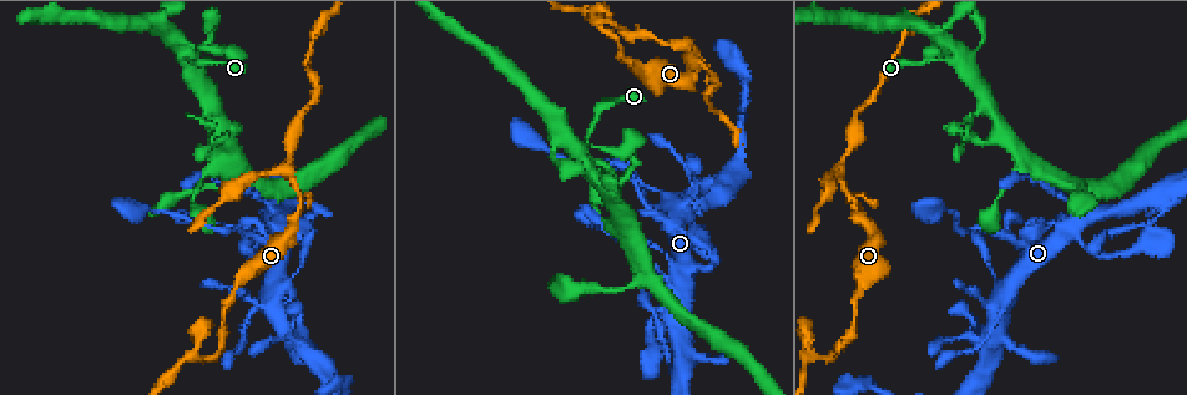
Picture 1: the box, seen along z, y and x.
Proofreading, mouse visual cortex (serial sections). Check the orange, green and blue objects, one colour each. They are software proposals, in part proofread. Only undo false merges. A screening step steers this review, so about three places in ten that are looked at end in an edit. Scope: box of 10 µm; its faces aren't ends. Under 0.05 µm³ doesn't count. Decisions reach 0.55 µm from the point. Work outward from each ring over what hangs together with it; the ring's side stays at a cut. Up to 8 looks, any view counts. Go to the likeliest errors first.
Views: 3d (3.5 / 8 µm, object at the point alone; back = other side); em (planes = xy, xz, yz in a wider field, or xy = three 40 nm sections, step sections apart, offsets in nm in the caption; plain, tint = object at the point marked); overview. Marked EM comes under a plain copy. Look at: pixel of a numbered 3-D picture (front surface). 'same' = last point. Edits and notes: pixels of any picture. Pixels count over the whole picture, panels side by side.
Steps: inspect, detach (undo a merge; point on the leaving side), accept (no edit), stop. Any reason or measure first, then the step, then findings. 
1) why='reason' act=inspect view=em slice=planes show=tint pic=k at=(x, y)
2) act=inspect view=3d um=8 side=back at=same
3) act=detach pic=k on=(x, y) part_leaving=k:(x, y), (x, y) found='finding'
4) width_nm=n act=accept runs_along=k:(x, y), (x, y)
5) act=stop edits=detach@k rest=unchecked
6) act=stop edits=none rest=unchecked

why='thick turns thin' act=inspect view=3d um=3.5 pic=1 at=(261, 202)

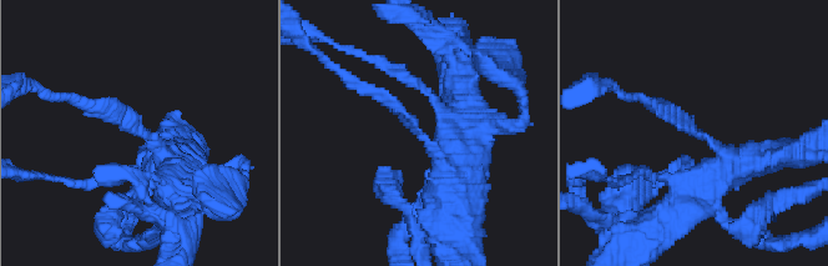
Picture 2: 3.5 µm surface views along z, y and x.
arm_widths_nm=200,450 act=inspect view=em slice=xy step=2 show=tint pic=2 at=(419, 134)

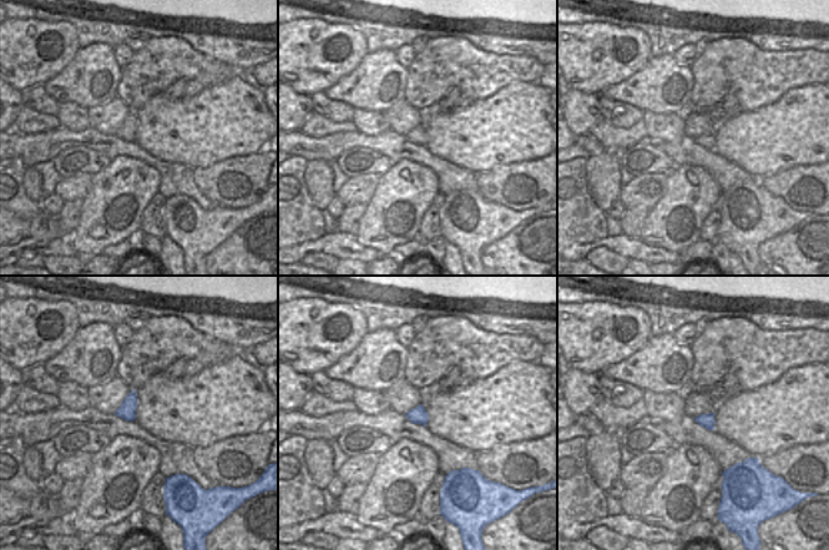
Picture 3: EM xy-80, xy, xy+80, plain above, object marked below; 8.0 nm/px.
width_nm=140 act=accept runs_along=2:(178, 176), (136, 123), (82, 104) found='one cell here'

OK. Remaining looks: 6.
why='thin neck' act=inspect view=3d um=8 side=back pic=1 at=(288, 174)

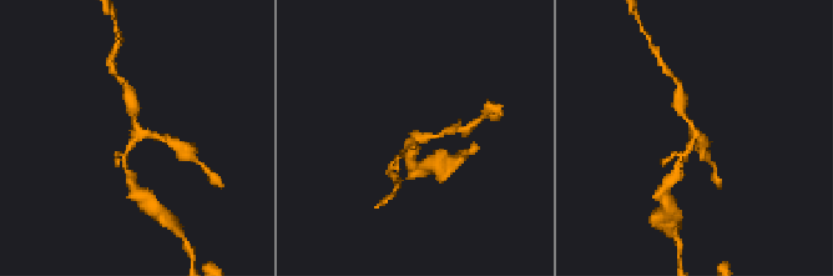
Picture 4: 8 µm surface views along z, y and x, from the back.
why='zoom in' act=inspect view=3d um=3.5 at=same

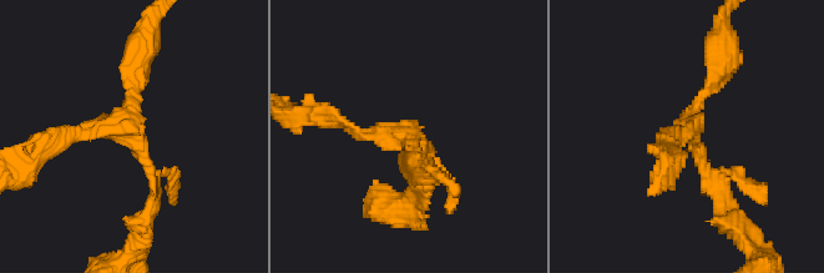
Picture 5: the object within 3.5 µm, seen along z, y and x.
arms=3 arm_widths_nm=150,150,200 why='now the EM' act=inspect view=em slice=xy step=5 show=tint pic=5 at=(124, 131)

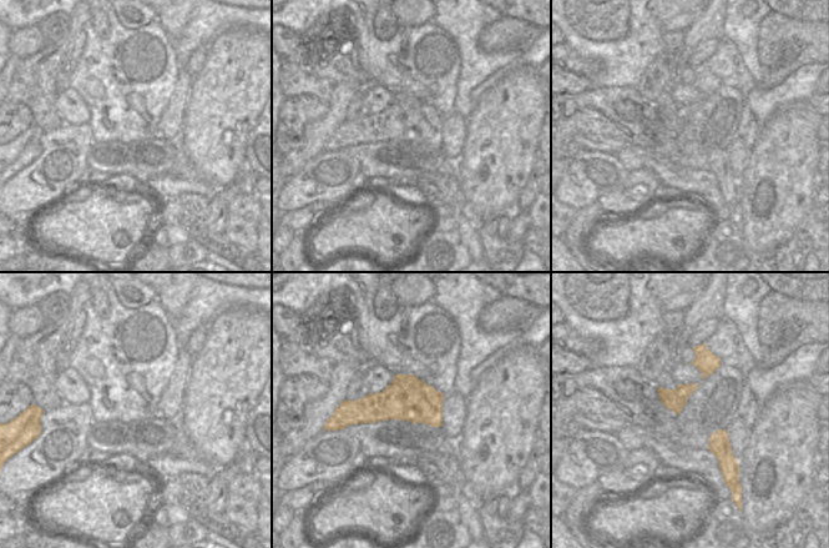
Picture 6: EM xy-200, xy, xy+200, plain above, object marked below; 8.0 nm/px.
act=accept runs_along=5:(155, 196), (125, 131), (136, 57) found='continuous, no second cell'

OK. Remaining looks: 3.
why='three-way junction' act=inspect view=3d um=8 pic=1 at=(201, 356)

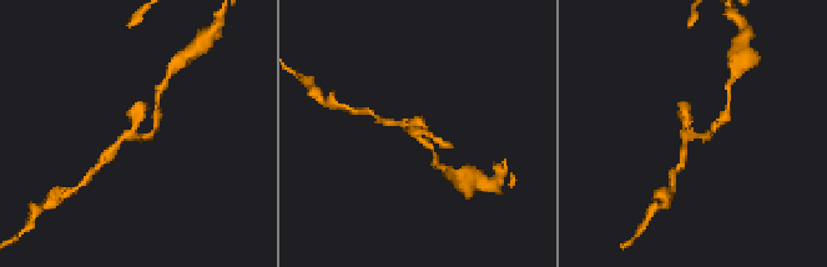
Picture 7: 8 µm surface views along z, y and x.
arms=3 arm_widths_nm=150,150,250 act=inspect view=em slice=xy step=5 show=tint at=same

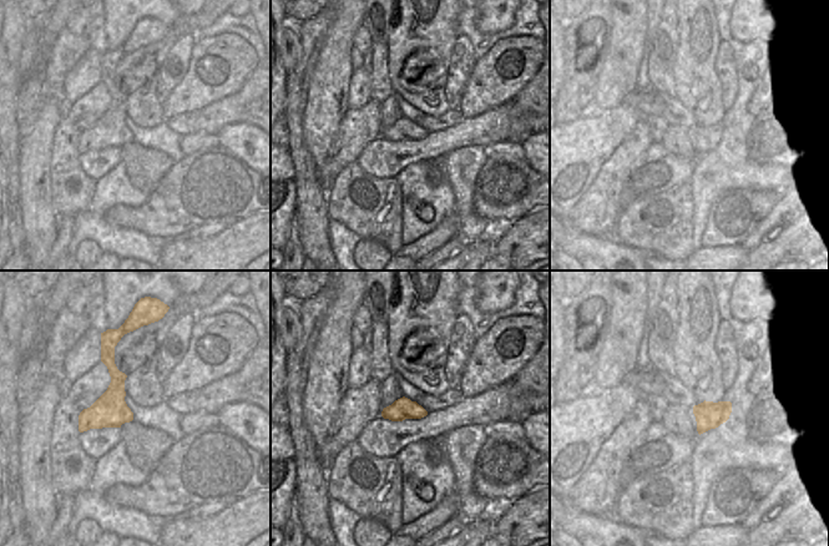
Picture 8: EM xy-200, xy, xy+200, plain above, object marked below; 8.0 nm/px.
width_nm=170 act=accept runs_along=7:(437, 157), (413, 132), (418, 122) found='all the same cell'

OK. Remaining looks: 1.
act=stop edits=none rest=unchecked

